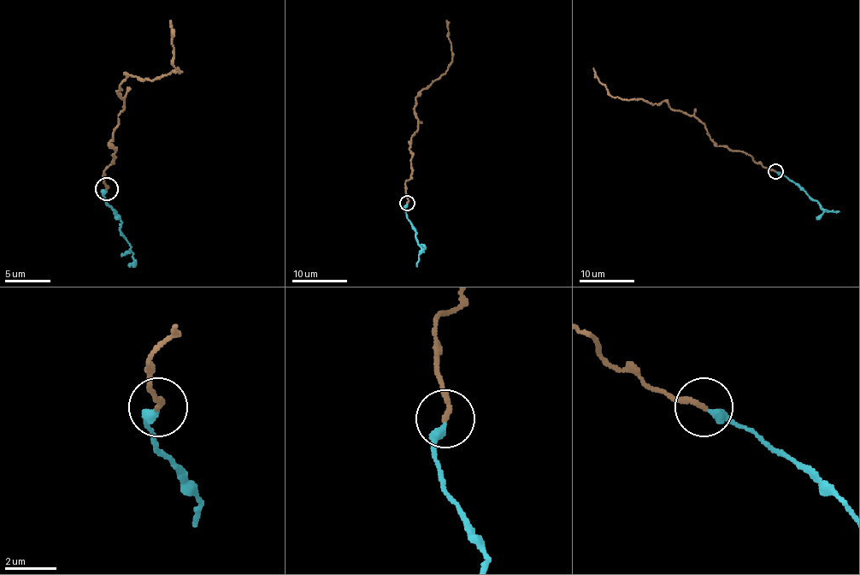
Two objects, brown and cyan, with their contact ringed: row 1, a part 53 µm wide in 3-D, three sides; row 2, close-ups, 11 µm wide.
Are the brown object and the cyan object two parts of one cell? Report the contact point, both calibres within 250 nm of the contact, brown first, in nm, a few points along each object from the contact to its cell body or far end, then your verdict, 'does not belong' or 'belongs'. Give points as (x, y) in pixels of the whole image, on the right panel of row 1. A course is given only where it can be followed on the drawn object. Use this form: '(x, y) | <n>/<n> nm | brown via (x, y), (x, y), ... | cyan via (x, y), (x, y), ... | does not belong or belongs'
(775, 171) | 200/360 nm | brown via (775, 171), (744, 152), (719, 146), (702, 123), (673, 110), (666, 102), (621, 99), (609, 93), (594, 68) | cyan via (775, 171), (786, 175), (827, 210), (839, 211) | belongs

